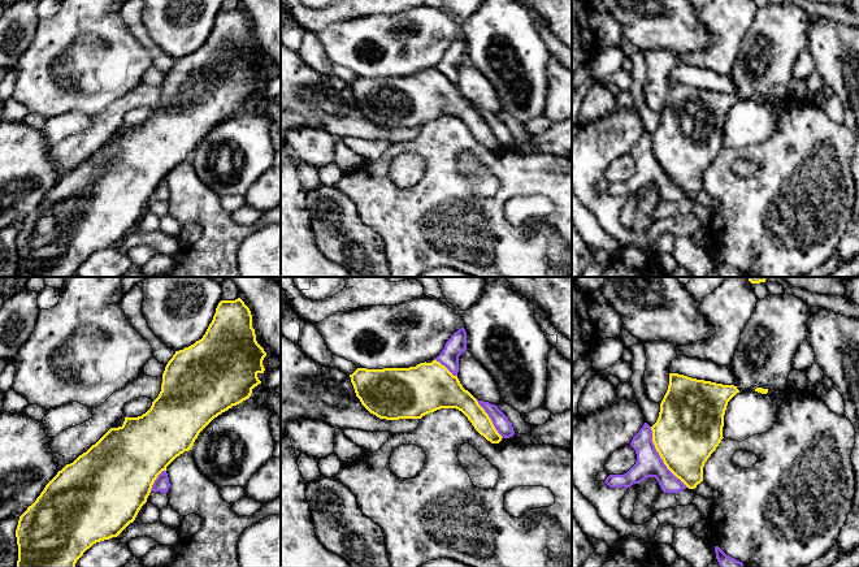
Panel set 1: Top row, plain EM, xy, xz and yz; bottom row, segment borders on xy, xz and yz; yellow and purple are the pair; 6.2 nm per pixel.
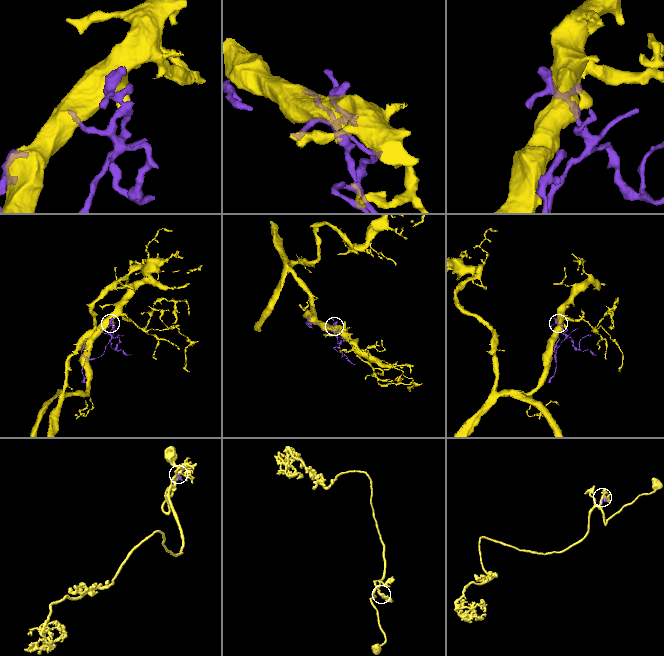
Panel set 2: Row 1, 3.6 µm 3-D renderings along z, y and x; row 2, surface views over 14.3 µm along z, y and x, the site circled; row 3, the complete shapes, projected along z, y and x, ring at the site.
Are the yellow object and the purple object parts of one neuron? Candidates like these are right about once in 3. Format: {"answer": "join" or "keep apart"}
{"answer": "keep apart"}

